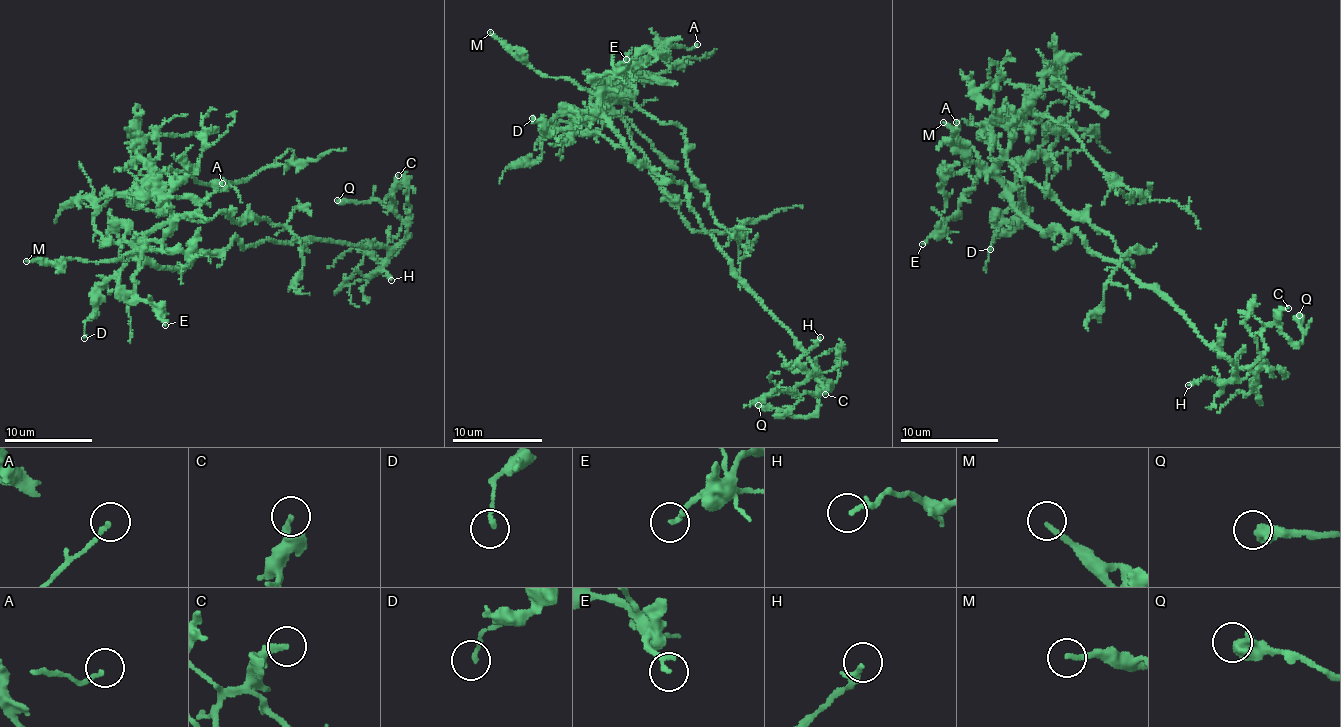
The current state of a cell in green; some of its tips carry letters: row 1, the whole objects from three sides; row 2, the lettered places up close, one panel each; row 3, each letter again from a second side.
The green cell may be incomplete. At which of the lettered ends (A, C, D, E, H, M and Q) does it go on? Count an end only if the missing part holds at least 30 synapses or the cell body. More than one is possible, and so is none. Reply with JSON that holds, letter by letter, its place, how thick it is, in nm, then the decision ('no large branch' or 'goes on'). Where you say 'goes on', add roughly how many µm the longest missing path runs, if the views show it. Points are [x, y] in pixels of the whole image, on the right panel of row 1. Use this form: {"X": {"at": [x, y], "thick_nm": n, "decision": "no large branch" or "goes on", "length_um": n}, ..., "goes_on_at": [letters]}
{"A": {"at": [956, 122], "thick_nm": 140, "decision": "no large branch"}, "C": {"at": [1288, 308], "thick_nm": 200, "decision": "no large branch"}, "D": {"at": [990, 249], "thick_nm": 170, "decision": "no large branch"}, "E": {"at": [922, 244], "thick_nm": 190, "decision": "no large branch"}, "H": {"at": [1188, 385], "thick_nm": 240, "decision": "no large branch"}, "M": {"at": [943, 122], "thick_nm": 180, "decision": "goes on", "length_um": 60}, "Q": {"at": [1299, 315], "thick_nm": 500, "decision": "no large branch"}, "goes_on_at": ["M"]}

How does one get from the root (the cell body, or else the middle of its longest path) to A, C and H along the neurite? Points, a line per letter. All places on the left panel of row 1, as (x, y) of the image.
A: (188, 263), (182, 268), (167, 269), (143, 255), (141, 246), (161, 239), (222, 183)
C: (188, 263), (221, 253), (233, 237), (243, 246), (299, 237), (397, 245), (406, 223), (391, 203), (398, 175)
H: (188, 263), (221, 253), (233, 237), (243, 246), (321, 238), (387, 249), (374, 272), (391, 280)

